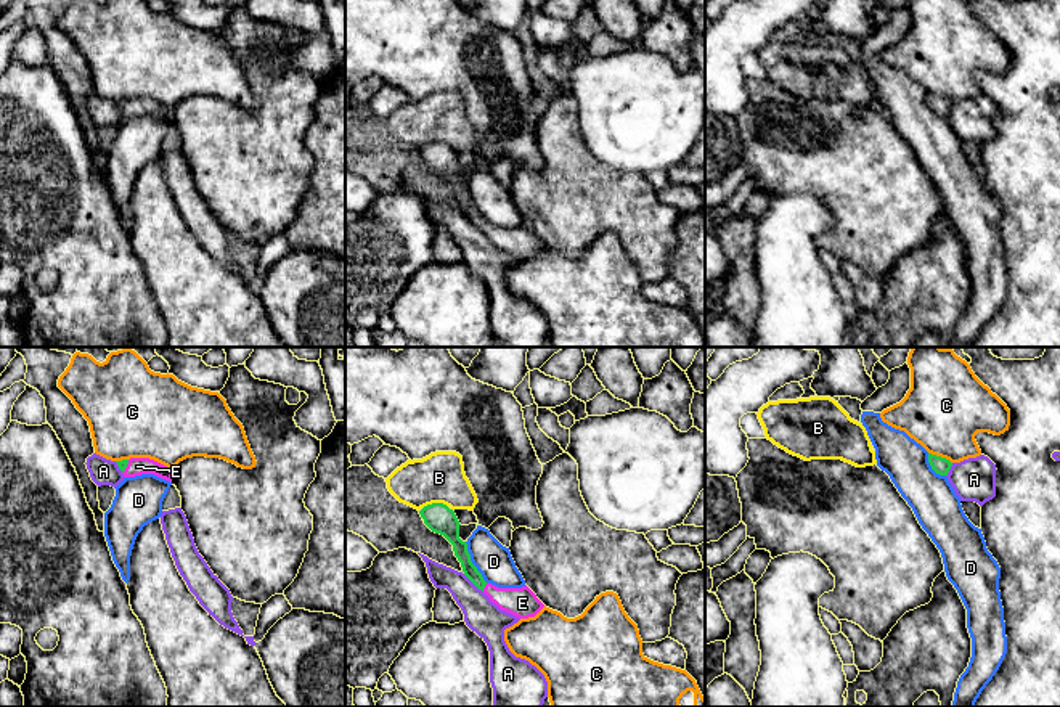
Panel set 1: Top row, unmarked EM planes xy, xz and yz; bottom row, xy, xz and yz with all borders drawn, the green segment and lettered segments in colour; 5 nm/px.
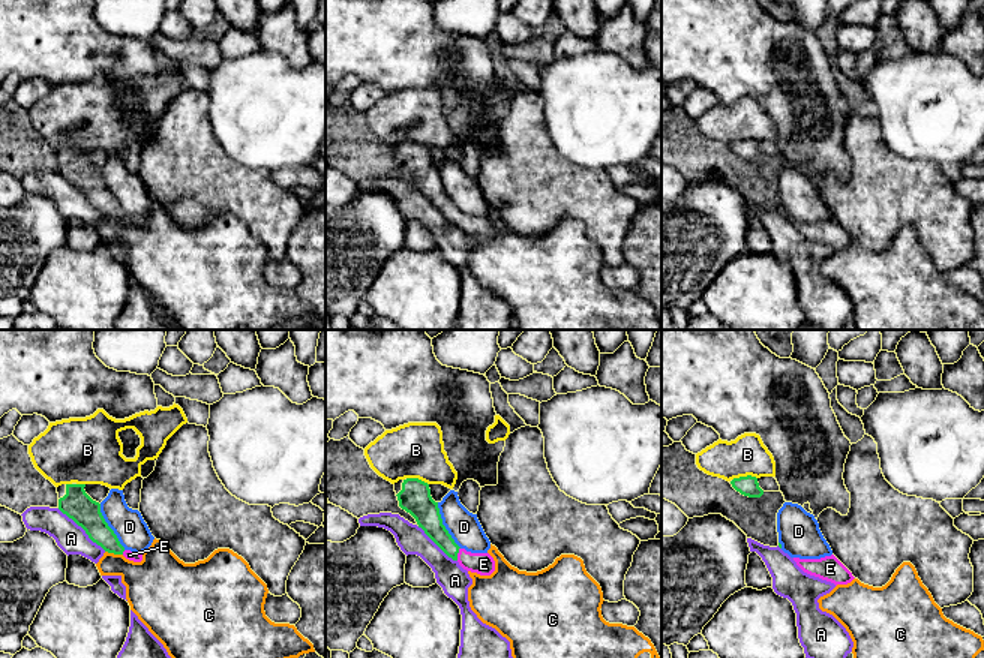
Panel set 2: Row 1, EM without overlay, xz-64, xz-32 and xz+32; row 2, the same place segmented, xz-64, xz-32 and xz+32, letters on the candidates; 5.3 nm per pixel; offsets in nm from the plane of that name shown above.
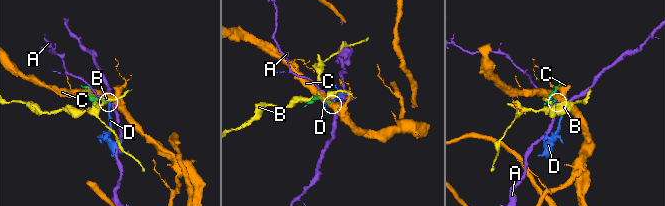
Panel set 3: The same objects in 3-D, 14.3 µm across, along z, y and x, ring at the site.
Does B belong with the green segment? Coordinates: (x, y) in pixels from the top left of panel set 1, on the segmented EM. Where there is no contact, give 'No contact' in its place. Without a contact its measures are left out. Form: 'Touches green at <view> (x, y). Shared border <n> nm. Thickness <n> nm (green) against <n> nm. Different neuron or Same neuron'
Touches green at xz (434, 503). Shared border 130 nm. Thickness 150 nm (green) against 260 nm. Different neuron

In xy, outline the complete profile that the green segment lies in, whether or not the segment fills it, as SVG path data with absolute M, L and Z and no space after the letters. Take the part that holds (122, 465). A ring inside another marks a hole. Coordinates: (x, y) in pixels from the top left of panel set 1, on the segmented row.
M130 458L116 461L124 477L135 477L141 474L154 474L172 482L172 469L149 458Z

